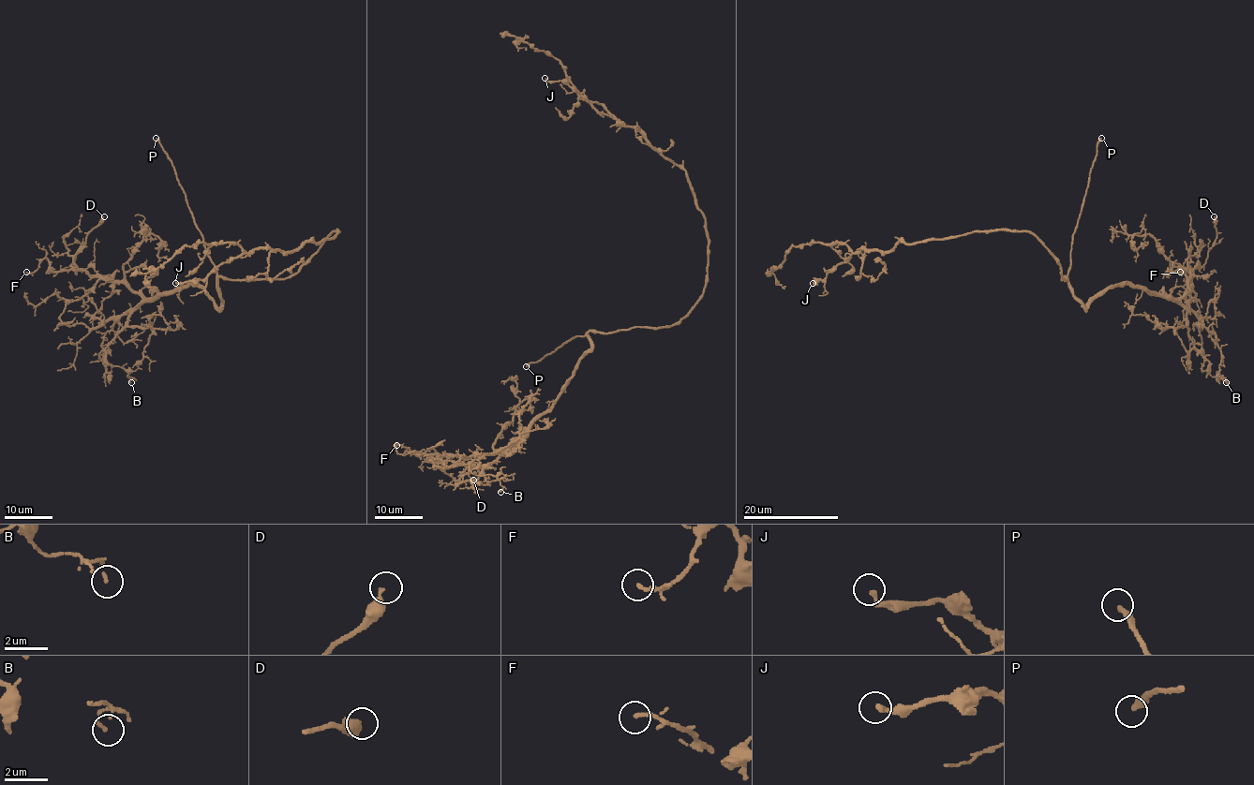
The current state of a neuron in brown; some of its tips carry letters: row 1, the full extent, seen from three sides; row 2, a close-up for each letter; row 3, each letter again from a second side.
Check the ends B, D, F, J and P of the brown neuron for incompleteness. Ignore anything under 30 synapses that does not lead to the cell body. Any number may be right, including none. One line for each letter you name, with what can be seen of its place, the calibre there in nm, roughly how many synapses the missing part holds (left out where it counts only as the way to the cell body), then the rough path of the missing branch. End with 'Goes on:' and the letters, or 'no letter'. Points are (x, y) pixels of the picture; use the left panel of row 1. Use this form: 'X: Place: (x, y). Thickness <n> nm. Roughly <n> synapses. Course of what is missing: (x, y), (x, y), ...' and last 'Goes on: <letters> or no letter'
J: Place: (175, 283). Thickness 240 nm. Roughly 35 synapses. Course of what is missing: (175, 283), (137, 284), (132, 278), (135, 268), (140, 265)
P: Place: (156, 138). Thickness 320 nm
Goes on: J, P

